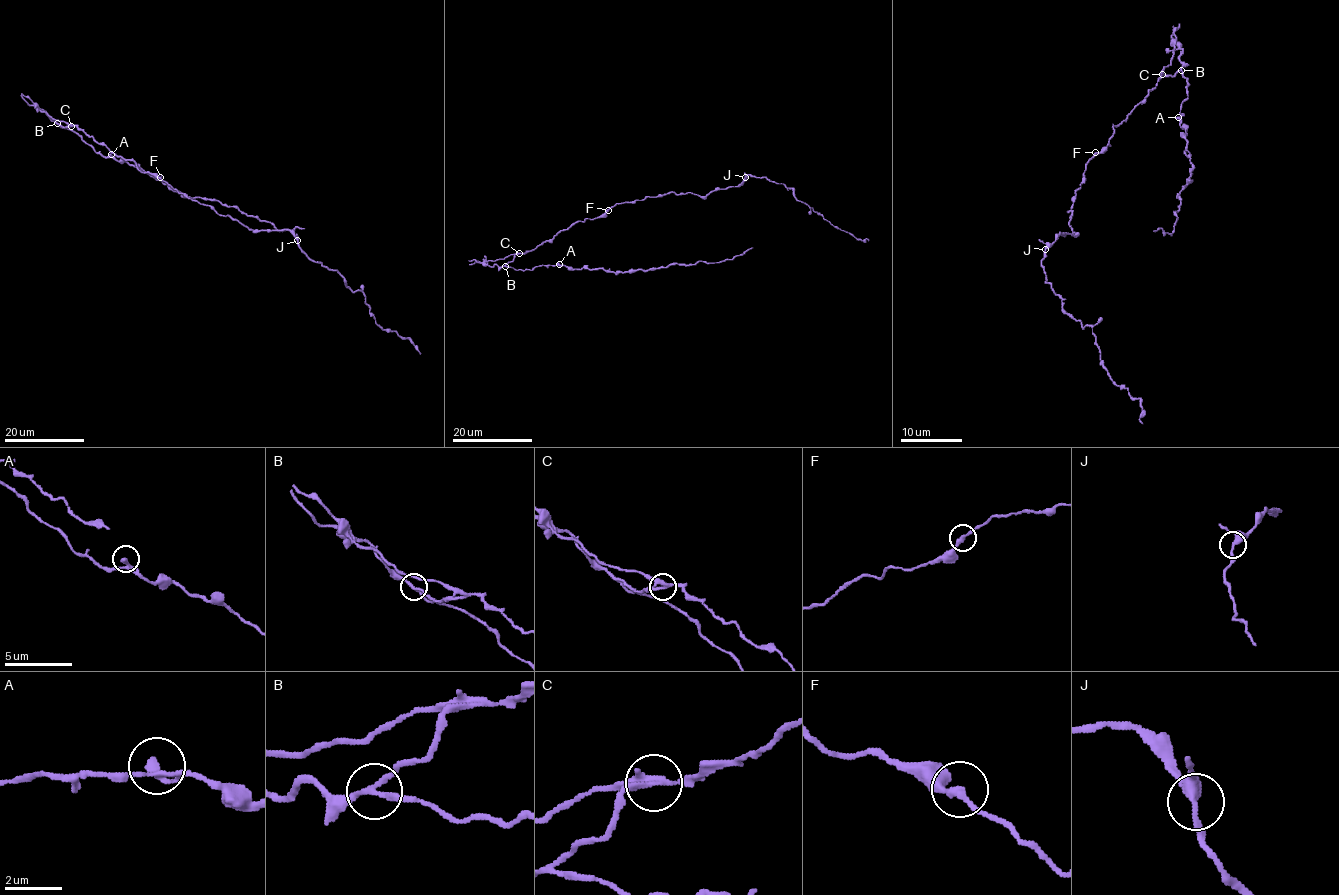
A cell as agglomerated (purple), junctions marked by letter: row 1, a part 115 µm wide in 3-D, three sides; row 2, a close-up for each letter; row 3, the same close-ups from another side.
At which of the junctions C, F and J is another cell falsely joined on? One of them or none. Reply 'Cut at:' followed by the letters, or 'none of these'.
Cut at: C

